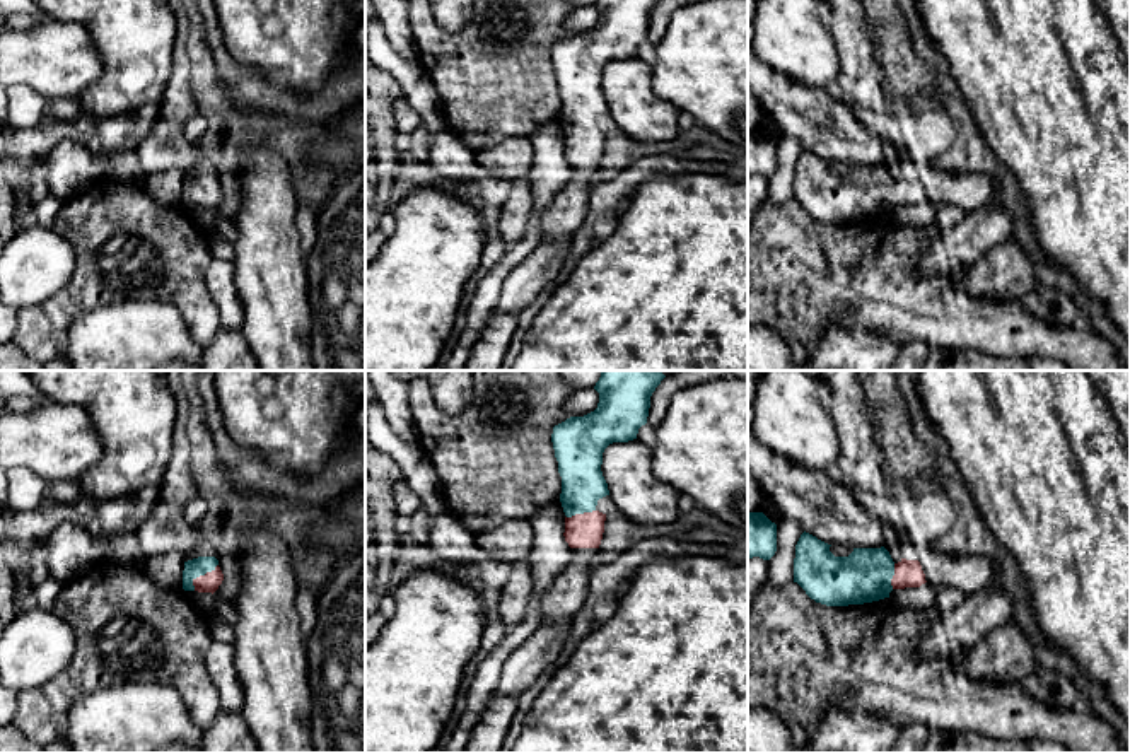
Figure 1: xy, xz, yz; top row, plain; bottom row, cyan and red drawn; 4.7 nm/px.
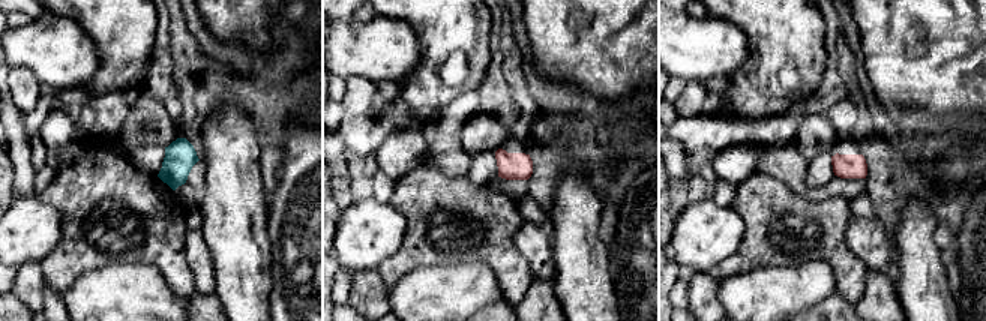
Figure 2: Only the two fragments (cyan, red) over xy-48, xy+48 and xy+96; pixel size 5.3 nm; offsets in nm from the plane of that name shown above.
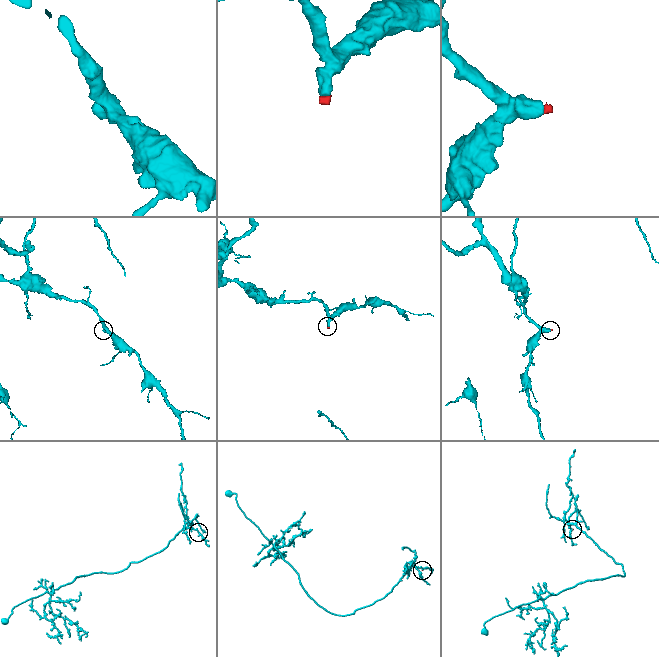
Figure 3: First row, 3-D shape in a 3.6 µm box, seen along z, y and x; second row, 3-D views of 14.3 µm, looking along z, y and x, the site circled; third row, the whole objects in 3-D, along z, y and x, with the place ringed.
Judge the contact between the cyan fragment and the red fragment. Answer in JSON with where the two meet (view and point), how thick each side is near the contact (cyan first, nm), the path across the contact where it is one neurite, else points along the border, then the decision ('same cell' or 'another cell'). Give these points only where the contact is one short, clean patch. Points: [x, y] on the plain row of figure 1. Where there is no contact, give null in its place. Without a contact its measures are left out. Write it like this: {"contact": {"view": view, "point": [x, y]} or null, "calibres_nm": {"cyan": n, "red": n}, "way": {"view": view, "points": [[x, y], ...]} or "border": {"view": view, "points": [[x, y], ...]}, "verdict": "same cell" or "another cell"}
{"contact": {"view": "xy", "point": [200, 192]}, "calibres_nm": {"cyan": 90, "red": 90}, "way": {"view": "xy", "points": [[200, 183], [200, 192], [209, 200]]}, "verdict": "same cell"}

